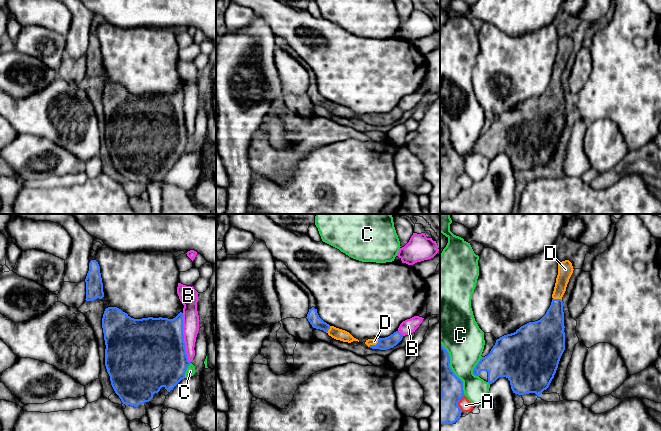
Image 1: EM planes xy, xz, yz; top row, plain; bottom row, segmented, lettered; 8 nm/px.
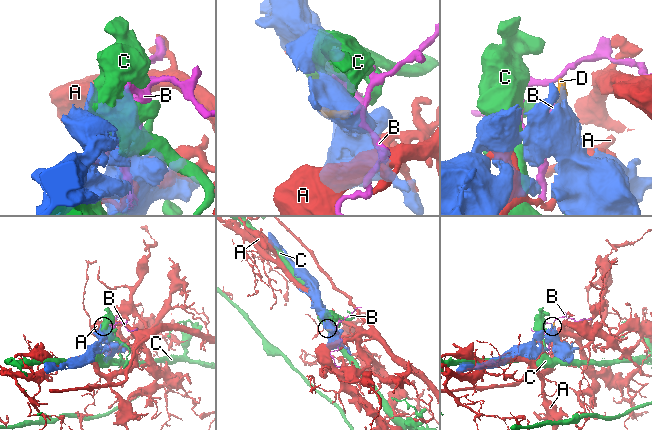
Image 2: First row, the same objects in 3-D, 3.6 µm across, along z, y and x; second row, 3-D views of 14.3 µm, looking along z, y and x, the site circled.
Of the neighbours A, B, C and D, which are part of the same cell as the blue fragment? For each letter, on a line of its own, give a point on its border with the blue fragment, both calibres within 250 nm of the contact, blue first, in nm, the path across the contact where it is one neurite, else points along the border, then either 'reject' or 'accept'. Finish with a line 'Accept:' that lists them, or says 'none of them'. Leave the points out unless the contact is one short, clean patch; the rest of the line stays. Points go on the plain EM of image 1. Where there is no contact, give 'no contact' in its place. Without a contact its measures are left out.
A: meets blue in yz at (457, 180); 220 nm thick on the blue side, 100 nm on the other; reject
B: meets blue in xy at (183, 114); 500 nm thick on the blue side, 130 nm on the other; reject
C: meets blue in yz at (475, 143); 280 nm thick on the blue side, 320 nm on the other; reject
D: meets blue in xz at (374, 121); 100 nm thick on the blue side, 50 nm on the other; accept
Accept: D

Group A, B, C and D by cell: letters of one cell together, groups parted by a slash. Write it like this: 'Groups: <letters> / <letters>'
Groups: A / B / C / D

